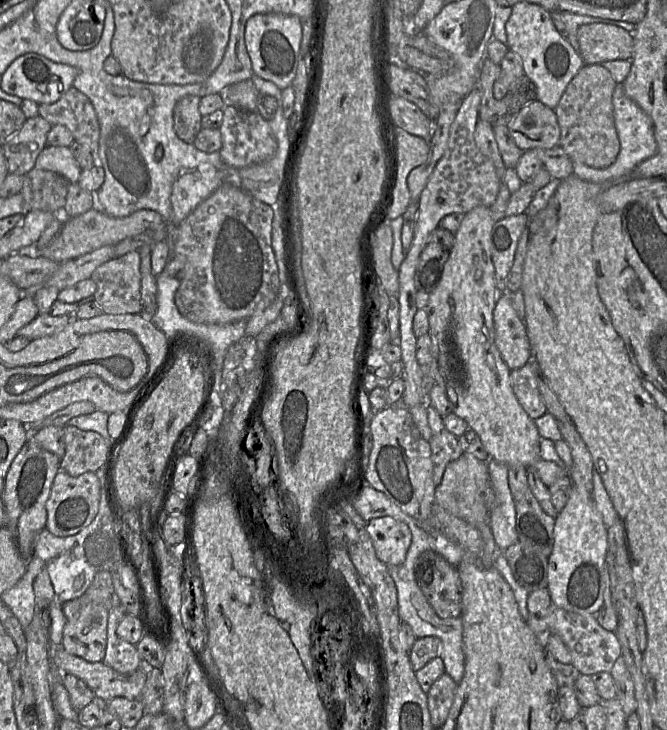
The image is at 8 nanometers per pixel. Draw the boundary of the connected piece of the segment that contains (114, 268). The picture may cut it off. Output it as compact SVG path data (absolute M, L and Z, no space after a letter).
M138 250L113 258L91 274L96 283L93 300L106 314L142 311L140 254Z

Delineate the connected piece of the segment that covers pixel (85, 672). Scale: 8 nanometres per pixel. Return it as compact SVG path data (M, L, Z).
M61 646L53 648L52 665L61 673L69 673L83 680L101 703L115 697L139 699L147 679L145 666L132 673L122 674L102 661L88 662L70 654Z

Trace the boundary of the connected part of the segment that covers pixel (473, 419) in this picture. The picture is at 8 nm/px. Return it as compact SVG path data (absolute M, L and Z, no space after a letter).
M478 206L468 212L455 233L454 244L444 264L437 287L429 295L426 310L431 336L432 361L430 376L444 390L452 411L464 419L480 437L488 455L508 467L534 466L539 478L550 487L568 475L567 469L555 462L541 459L541 436L535 421L518 402L510 382L510 369L495 344L493 310L500 293L496 287L495 268L491 258L491 231L494 221L488 206Z

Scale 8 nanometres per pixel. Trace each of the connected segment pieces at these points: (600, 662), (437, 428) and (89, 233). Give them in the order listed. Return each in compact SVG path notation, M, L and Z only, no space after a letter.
M553 606L549 615L551 633L558 635L568 648L574 667L583 675L610 672L621 656L621 645L616 632L604 629L595 614L581 614Z
M431 404L427 407L427 418L432 433L429 444L432 451L433 482L438 486L442 481L446 466L464 452L458 442L458 437L445 427L443 417Z
M92 208L65 222L60 232L38 252L38 255L62 263L103 246L115 246L125 238L143 233L150 228L167 228L165 219L154 210L140 209L125 217L112 217L99 208Z

